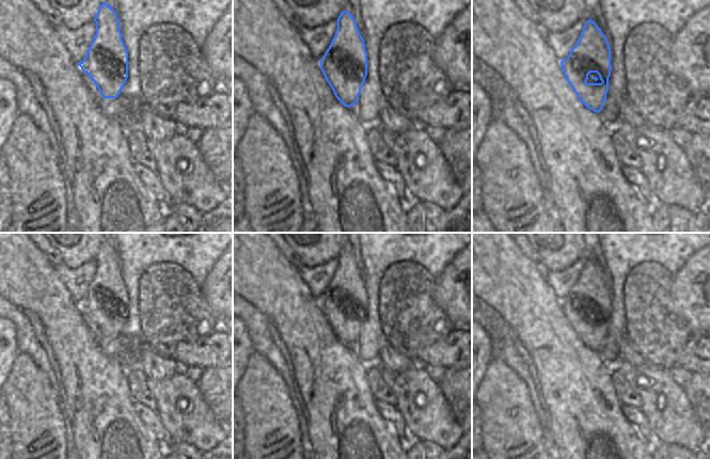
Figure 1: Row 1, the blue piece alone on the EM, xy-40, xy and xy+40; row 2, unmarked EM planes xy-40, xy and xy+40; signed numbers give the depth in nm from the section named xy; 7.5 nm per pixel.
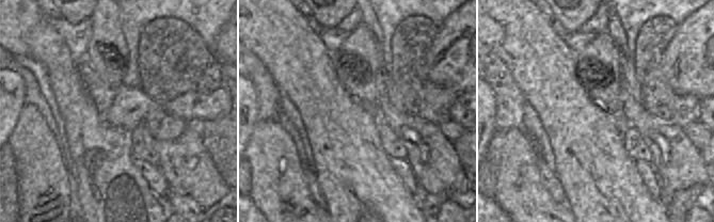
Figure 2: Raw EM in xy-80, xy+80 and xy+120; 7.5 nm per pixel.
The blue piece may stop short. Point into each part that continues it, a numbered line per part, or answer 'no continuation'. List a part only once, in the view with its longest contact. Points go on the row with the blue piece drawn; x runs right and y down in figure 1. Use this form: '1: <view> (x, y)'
1: xy+40 (592, 75)

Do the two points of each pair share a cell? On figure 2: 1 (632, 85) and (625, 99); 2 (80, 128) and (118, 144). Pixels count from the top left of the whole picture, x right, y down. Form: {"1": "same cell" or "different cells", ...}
{"1": "different cells", "2": "same cell"}

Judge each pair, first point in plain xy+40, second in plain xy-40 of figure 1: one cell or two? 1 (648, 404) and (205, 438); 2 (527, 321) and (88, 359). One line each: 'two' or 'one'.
1: one
2: one

